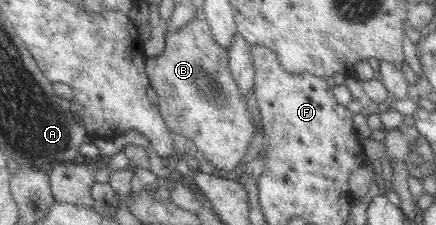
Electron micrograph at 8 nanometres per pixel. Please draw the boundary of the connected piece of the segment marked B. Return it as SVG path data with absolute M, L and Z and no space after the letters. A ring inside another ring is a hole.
M194 17L182 25L176 32L164 32L164 50L160 56L145 60L145 74L149 86L157 97L157 112L168 130L176 135L185 136L197 147L206 162L217 170L236 170L246 154L246 149L255 127L252 117L246 110L246 100L236 89L236 83L228 73L227 53L212 39L206 20Z

